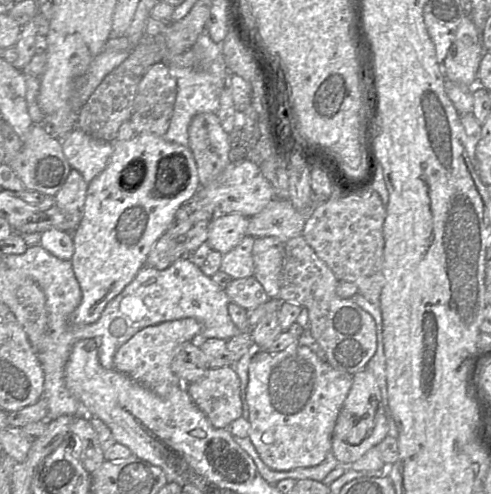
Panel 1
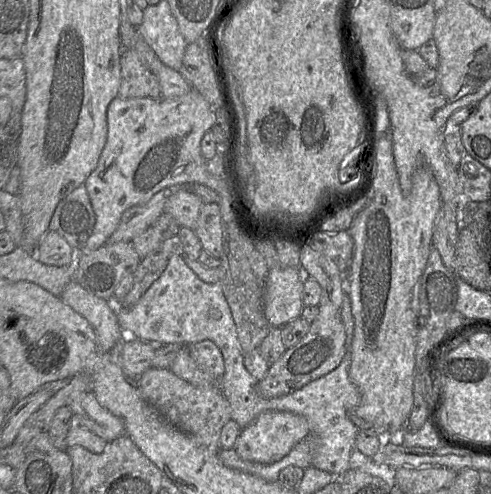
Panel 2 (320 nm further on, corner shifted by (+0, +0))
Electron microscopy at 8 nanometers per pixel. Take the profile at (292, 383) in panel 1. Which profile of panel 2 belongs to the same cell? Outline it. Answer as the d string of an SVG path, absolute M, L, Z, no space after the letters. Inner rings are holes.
M266 411L241 429L234 448L243 460L270 464L285 457L295 445L305 440L309 434L310 427L303 416L286 411Z

